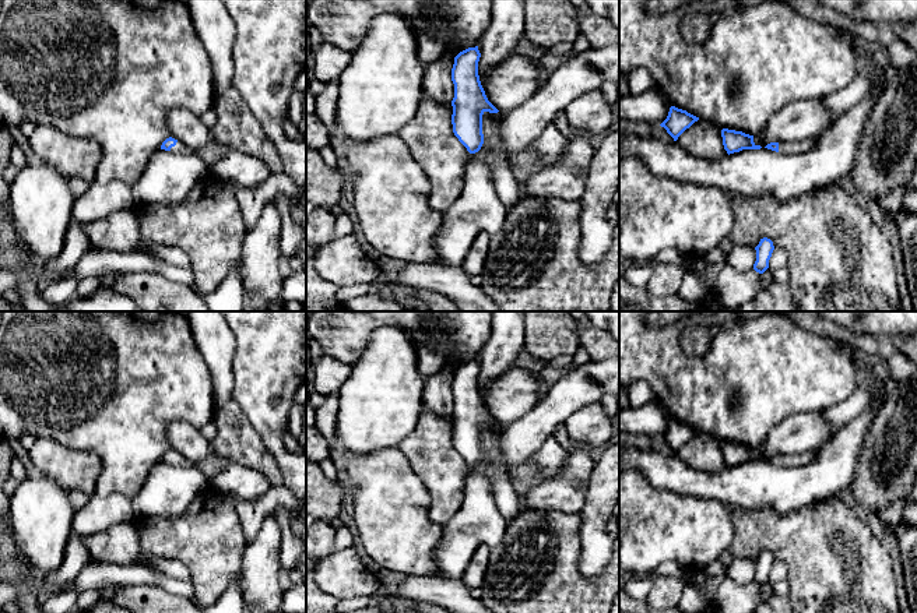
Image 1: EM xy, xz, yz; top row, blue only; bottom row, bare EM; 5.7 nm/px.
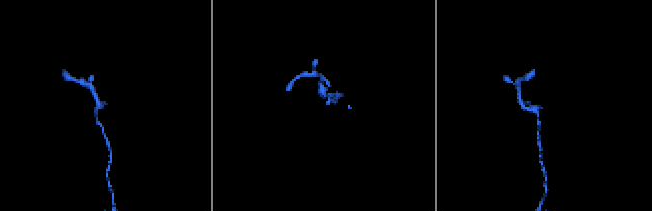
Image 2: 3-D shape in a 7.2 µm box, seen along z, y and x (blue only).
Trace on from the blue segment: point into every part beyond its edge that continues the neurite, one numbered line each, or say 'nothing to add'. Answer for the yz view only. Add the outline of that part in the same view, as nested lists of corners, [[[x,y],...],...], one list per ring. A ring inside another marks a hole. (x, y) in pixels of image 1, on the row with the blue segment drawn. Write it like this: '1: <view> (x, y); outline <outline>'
1: yz (786, 147); outline [[[819,137],[802,141],[781,141],[779,142],[779,152],[783,154],[805,154],[816,147]]]

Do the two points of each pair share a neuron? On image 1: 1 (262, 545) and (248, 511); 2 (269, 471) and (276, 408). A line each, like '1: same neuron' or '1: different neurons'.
1: different neurons
2: different neurons

